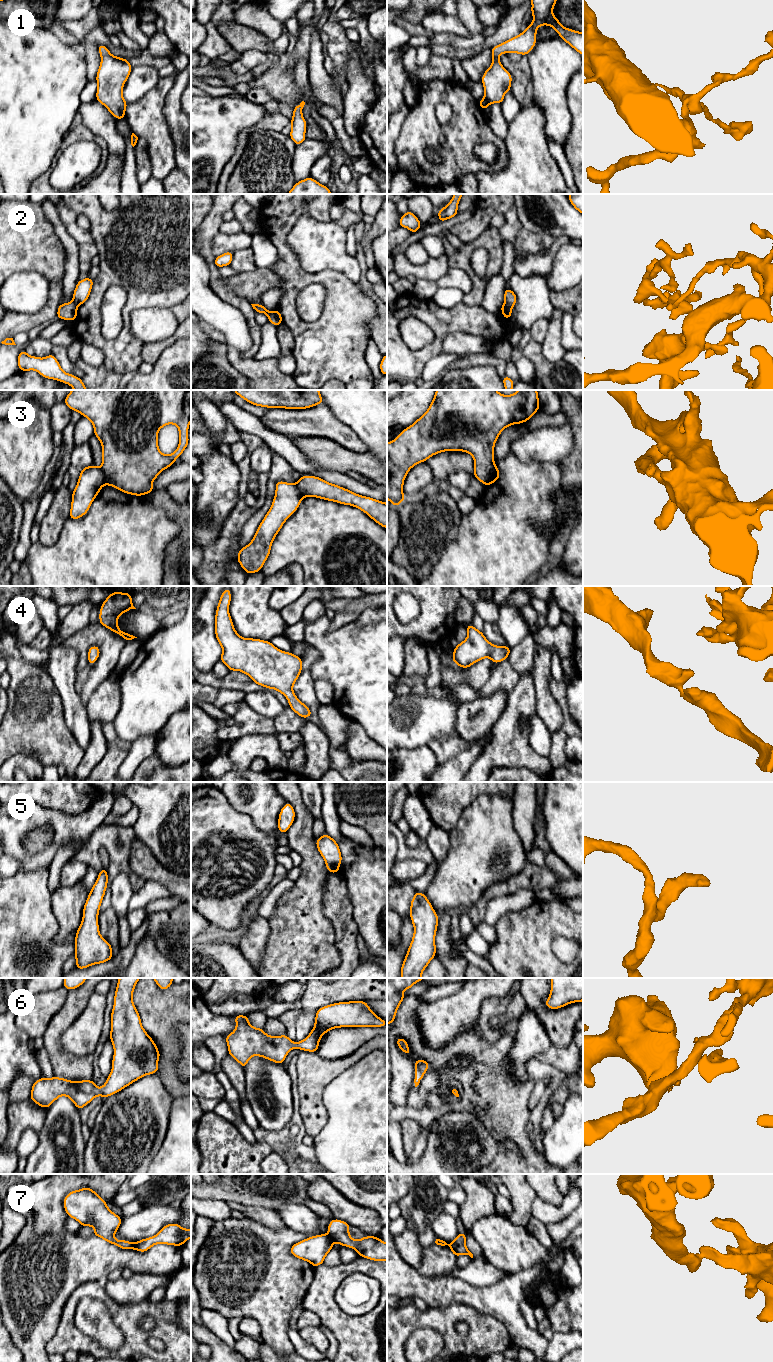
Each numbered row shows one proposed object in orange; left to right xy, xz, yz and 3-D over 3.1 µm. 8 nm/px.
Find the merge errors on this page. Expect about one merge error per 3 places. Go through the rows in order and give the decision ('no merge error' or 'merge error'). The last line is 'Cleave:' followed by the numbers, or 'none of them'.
1: no merge error
2: merge error
3: merge error
4: no merge error
5: no merge error
6: no merge error
7: merge error
Cleave: 2, 3, 7

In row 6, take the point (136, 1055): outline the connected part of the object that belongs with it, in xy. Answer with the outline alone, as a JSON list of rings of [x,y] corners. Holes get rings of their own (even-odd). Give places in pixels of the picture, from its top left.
[[[119,978],[117,982],[110,1030],[114,1056],[105,1084],[99,1089],[94,1080],[42,1077],[32,1085],[30,1099],[34,1103],[48,1109],[58,1097],[67,1096],[81,1110],[99,1095],[107,1098],[146,1075],[157,1074],[161,1054],[143,1028],[133,1003],[133,991],[140,979]]]

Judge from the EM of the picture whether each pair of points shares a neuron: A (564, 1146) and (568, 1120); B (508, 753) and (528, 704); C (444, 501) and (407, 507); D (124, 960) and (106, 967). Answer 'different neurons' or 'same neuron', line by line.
A: same neuron
B: same neuron
C: same neuron
D: same neuron

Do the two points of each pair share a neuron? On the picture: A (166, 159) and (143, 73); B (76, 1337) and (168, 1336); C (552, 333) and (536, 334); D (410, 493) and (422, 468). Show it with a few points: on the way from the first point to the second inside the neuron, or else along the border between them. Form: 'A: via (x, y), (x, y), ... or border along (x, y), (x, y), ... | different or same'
A: border along (159, 77), (156, 84), (140, 99), (128, 104) | different
B: via (71, 1304), (82, 1292), (98, 1292), (135, 1329) | same
C: border along (549, 321), (547, 334), (541, 343) | different
D: via (411, 487), (421, 474) | same

